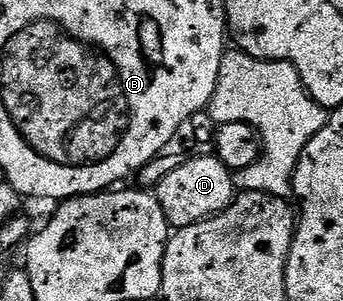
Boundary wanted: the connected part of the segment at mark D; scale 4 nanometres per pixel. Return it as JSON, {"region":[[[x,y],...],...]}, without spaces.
{"region":[[[217,156],[187,158],[184,164],[172,168],[172,172],[158,182],[156,197],[171,227],[183,230],[230,207],[236,197],[232,171]]]}

